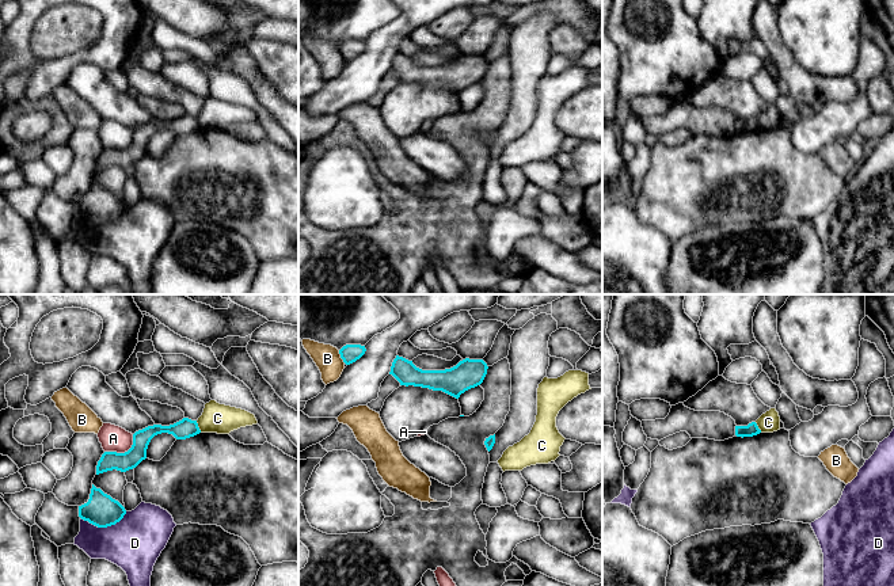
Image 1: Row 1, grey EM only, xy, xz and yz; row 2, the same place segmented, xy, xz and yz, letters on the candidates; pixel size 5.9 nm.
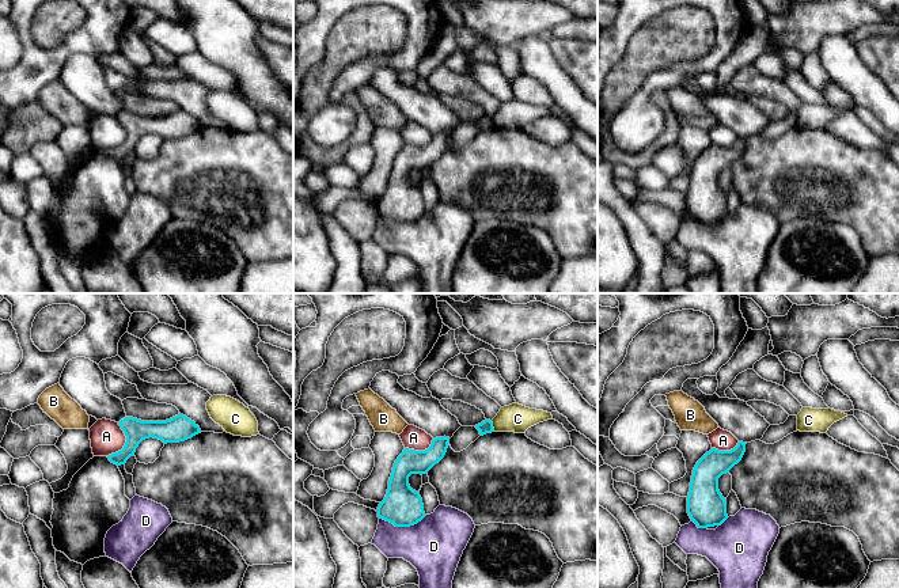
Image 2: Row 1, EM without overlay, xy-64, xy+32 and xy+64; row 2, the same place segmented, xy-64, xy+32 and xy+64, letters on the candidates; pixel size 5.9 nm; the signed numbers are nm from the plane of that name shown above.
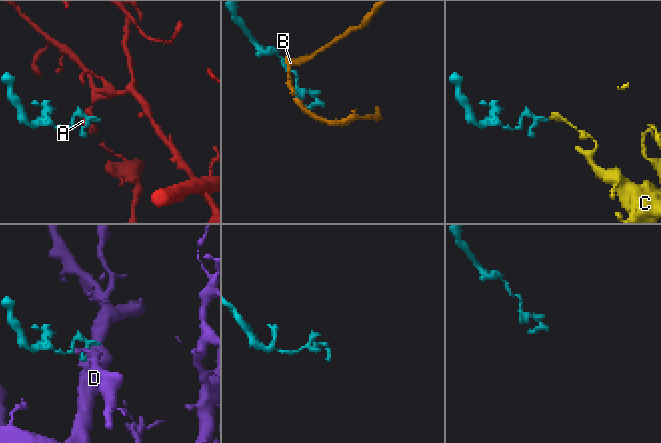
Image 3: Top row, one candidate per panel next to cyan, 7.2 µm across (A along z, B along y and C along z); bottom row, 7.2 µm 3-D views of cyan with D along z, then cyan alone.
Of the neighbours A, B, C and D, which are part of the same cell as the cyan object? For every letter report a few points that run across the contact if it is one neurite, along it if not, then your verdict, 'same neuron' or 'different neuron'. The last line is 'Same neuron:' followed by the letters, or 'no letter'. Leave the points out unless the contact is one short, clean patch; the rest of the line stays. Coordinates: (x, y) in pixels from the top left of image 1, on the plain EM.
A: different neuron
B: different neuron
C: line xy (196, 117), (201, 128); different neuron
D: different neuron
Same neuron: no letter

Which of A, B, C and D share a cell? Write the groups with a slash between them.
A / B / C / D

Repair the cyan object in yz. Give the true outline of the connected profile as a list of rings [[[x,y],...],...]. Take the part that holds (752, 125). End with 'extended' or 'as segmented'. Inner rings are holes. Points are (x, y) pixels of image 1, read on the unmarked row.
[[[756,118],[749,119],[747,122],[735,122],[735,132],[737,133],[753,133],[760,130],[761,126],[758,125]]]; as segmented

